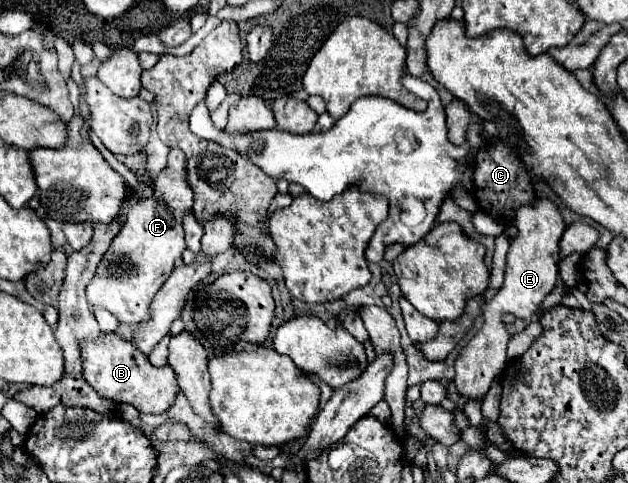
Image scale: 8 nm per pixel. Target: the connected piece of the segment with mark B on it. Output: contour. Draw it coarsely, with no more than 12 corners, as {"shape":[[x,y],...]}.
{"shape":[[115,332],[81,344],[83,378],[115,404],[161,414],[179,390]]}

